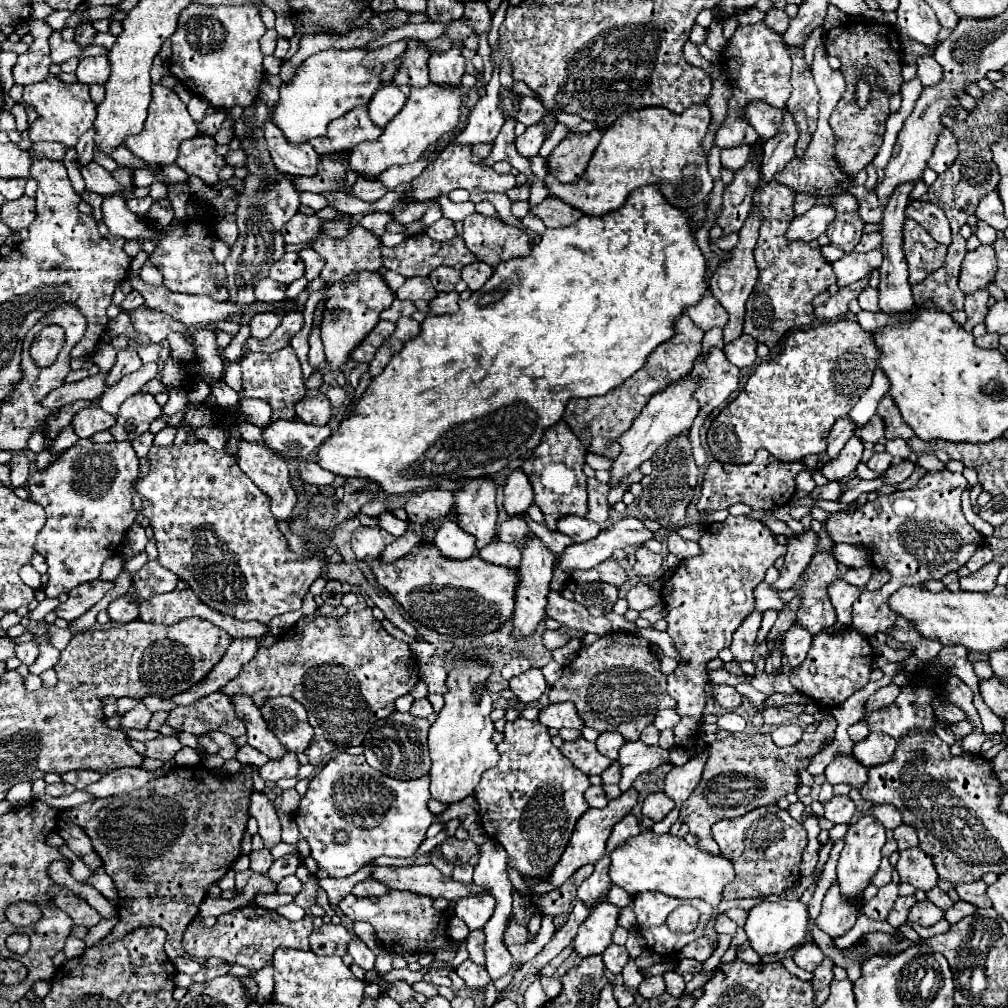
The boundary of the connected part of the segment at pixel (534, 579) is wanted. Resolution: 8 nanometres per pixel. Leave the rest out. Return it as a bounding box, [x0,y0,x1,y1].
[514,536,554,636]

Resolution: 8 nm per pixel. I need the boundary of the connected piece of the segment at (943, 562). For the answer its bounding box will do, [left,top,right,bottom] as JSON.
[828,472,982,634]

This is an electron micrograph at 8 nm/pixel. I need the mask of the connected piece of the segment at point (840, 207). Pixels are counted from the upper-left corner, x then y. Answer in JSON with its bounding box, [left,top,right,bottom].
[832,194,858,212]

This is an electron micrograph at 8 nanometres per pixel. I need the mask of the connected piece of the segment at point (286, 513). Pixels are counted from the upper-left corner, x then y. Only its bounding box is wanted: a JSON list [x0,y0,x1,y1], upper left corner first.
[238,440,296,520]

